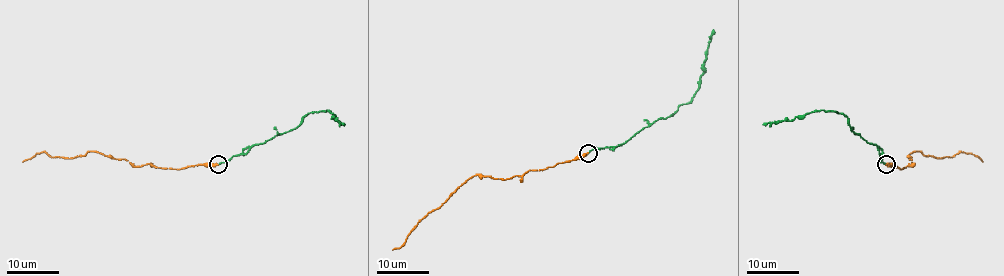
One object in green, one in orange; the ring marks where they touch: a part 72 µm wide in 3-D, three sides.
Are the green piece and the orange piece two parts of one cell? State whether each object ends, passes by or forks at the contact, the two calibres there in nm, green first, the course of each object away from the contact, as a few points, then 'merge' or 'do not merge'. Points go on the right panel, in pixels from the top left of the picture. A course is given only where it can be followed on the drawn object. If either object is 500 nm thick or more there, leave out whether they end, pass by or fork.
green ends; orange ends; calibres 170 and 340 nm; course green (886, 164), (882, 162), (876, 145), (850, 130), (849, 119), (837, 111), (815, 110), (791, 120), (762, 124); course orange (886, 164), (900, 169), (908, 164), (912, 166), (908, 156), (918, 151), (939, 159), (964, 152), (983, 161); merge

